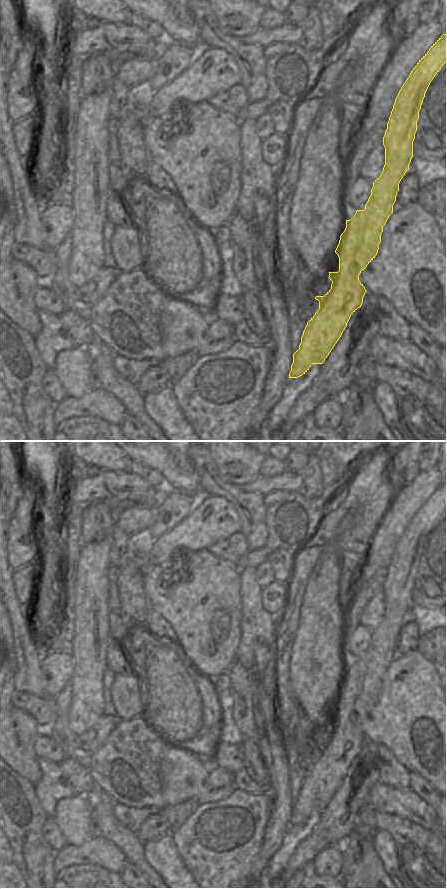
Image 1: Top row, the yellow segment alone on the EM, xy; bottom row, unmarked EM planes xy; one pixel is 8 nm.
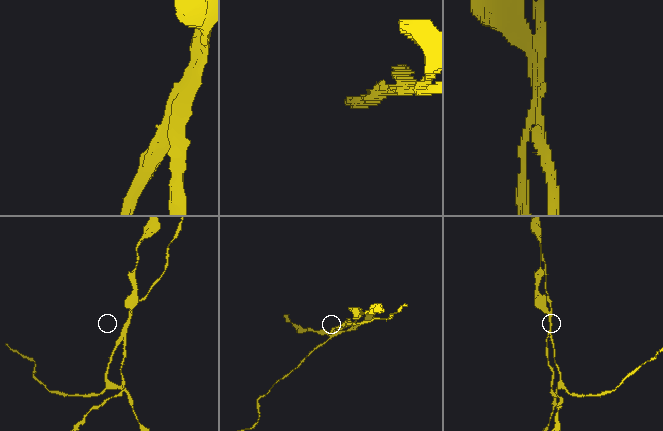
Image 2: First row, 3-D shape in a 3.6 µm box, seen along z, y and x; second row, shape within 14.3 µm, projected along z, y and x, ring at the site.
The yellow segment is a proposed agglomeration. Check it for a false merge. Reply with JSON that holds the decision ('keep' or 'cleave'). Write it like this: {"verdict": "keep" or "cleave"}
{"verdict": "cleave"}

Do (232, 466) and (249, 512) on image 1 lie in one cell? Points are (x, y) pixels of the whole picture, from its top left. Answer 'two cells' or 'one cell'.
two cells

